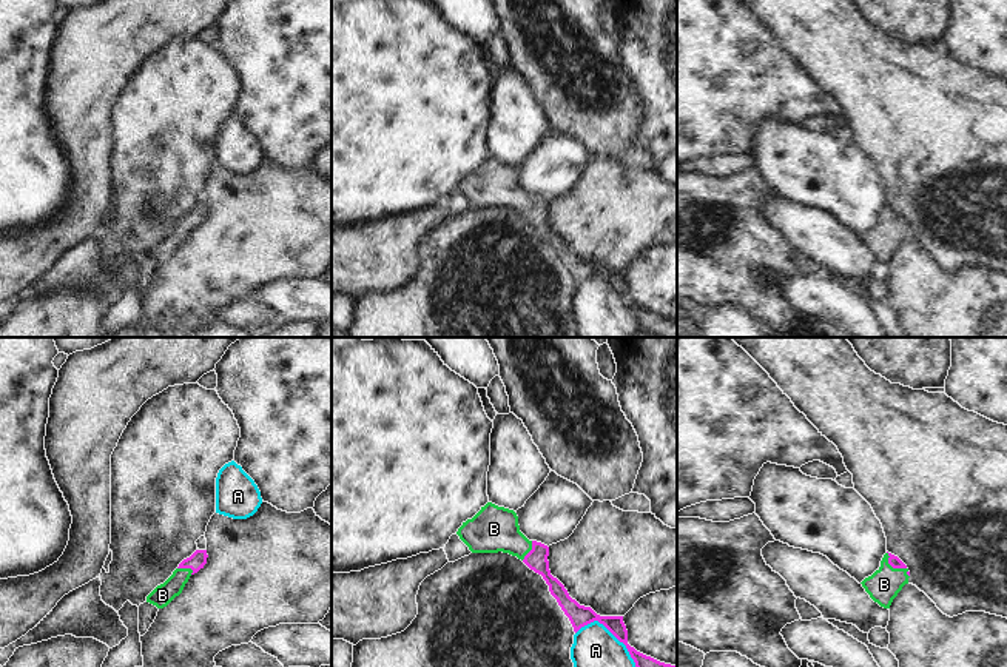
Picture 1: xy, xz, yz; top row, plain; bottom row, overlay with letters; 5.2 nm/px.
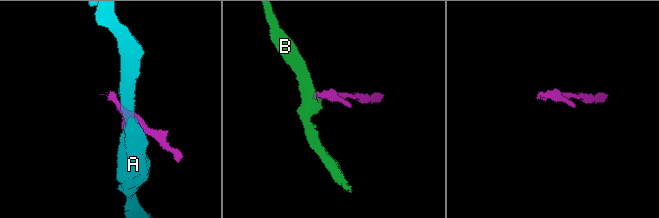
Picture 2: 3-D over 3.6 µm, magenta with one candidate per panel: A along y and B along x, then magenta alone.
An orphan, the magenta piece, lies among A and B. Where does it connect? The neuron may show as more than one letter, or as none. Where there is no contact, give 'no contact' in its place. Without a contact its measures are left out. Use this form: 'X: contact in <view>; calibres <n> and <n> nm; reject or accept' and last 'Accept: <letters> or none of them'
A: contact in xz; calibres 110 and 220 nm; reject
B: contact in yz; calibres 60 and 170 nm; accept
Accept: B

